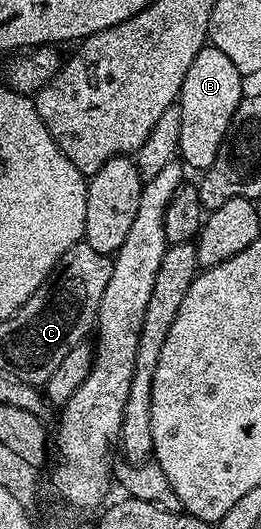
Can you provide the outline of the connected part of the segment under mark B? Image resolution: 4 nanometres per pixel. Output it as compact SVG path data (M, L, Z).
M212 45L203 48L199 57L191 61L191 69L187 69L187 77L183 77L179 96L183 117L183 126L179 129L179 155L186 168L204 169L215 161L231 125L231 117L235 117L235 109L243 98L241 83L243 77L239 69L235 69L229 58Z

